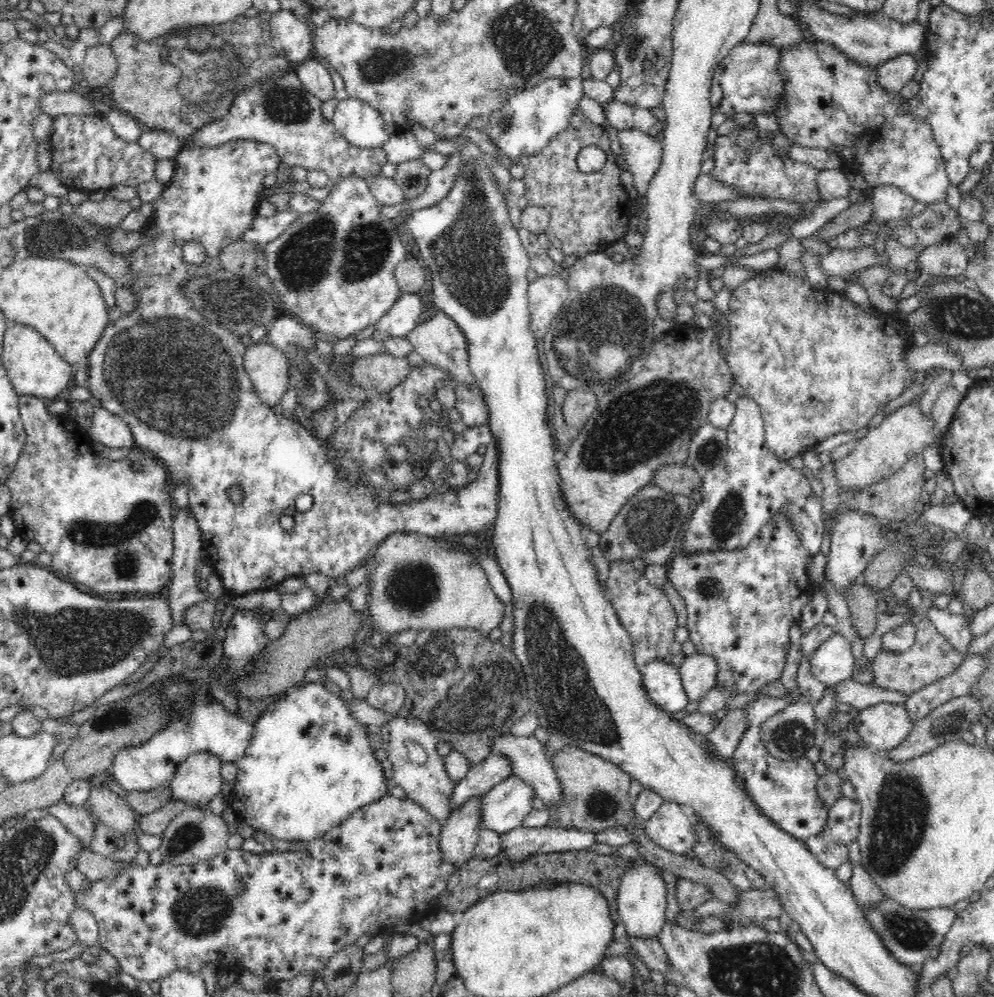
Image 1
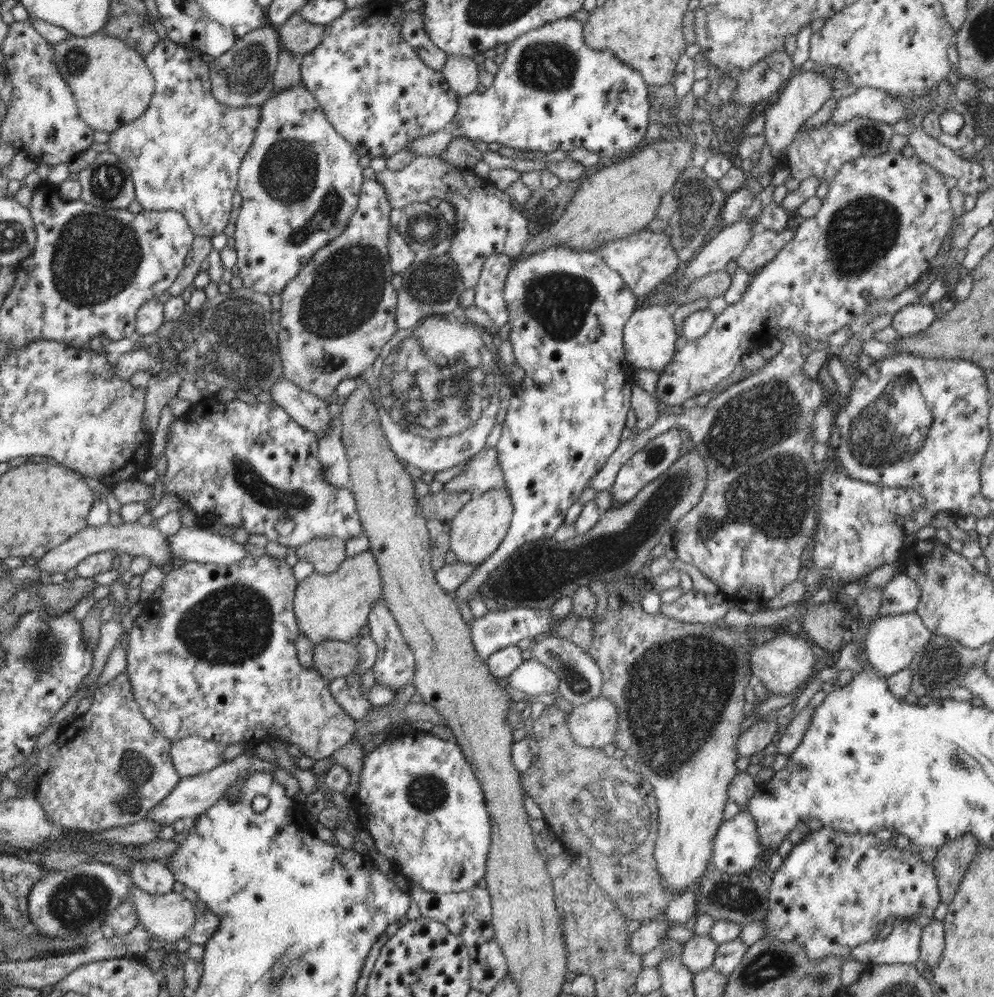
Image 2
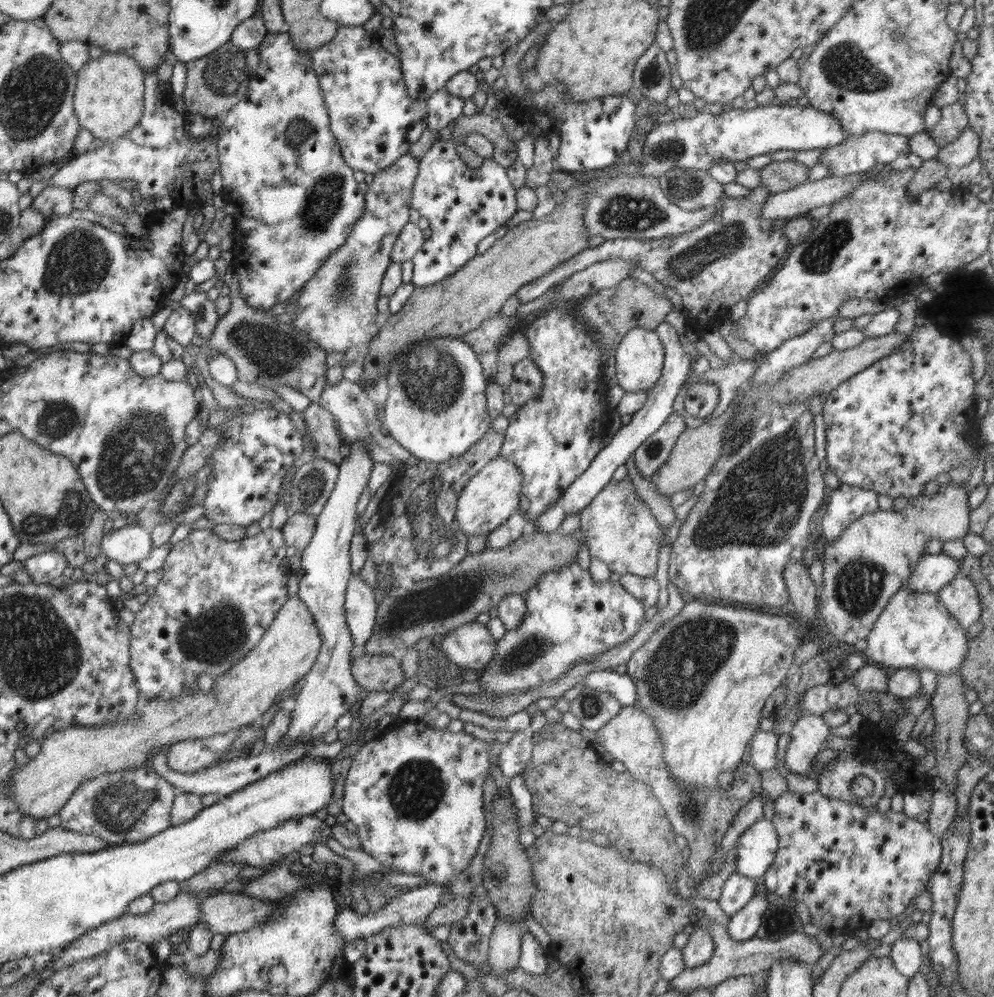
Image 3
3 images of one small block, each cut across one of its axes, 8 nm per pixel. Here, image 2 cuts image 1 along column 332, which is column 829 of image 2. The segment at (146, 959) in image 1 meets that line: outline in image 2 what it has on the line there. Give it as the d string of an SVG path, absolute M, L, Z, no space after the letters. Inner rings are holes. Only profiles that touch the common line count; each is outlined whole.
M822 827L818 832L812 832L809 836L806 836L802 842L794 844L791 852L773 874L769 888L767 915L762 920L766 924L766 930L768 930L763 939L780 939L784 942L798 943L804 947L808 958L813 961L831 956L846 957L855 946L877 939L876 936L879 933L878 924L881 922L889 919L902 922L906 919L915 919L918 916L929 916L932 918L934 910L938 908L940 902L941 898L939 897L935 870L932 865L922 861L919 850L912 848L900 849L896 845L890 845L887 841L877 839L872 833L862 836L862 834L830 830Z

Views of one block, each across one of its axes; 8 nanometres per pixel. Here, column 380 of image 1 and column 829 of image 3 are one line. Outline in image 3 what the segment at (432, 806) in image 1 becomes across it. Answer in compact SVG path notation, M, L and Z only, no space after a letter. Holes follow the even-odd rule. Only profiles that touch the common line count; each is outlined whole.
M806 692L796 697L796 703L793 706L801 714L801 717L789 732L791 740L786 751L785 768L794 774L809 776L811 771L815 770L817 754L827 748L825 742L831 733L822 716L810 714L801 708L804 694Z

